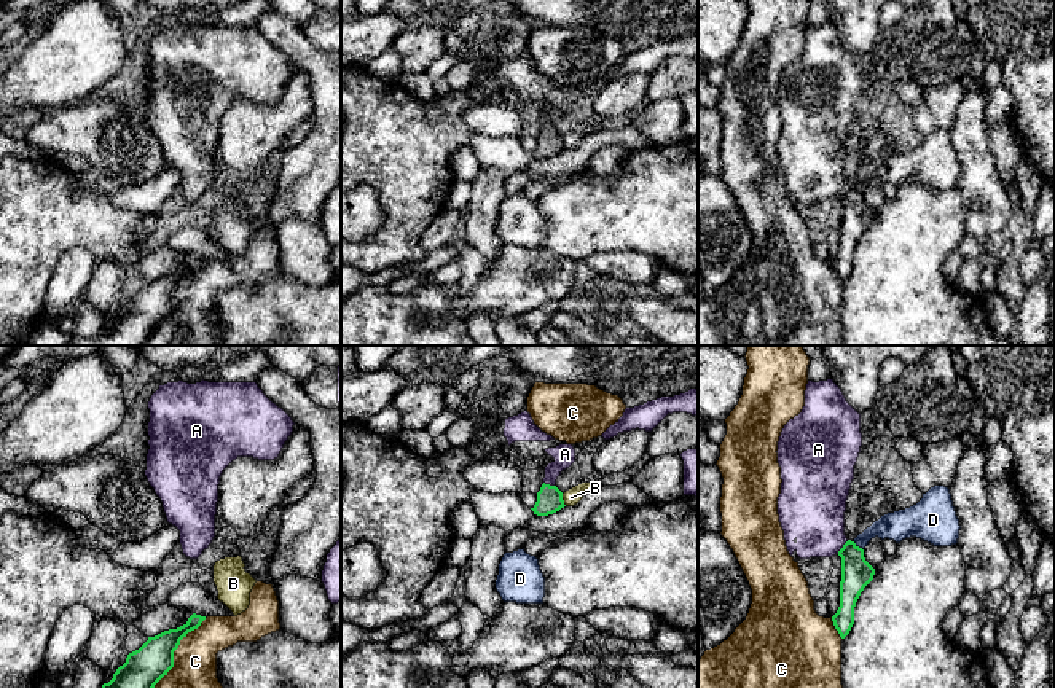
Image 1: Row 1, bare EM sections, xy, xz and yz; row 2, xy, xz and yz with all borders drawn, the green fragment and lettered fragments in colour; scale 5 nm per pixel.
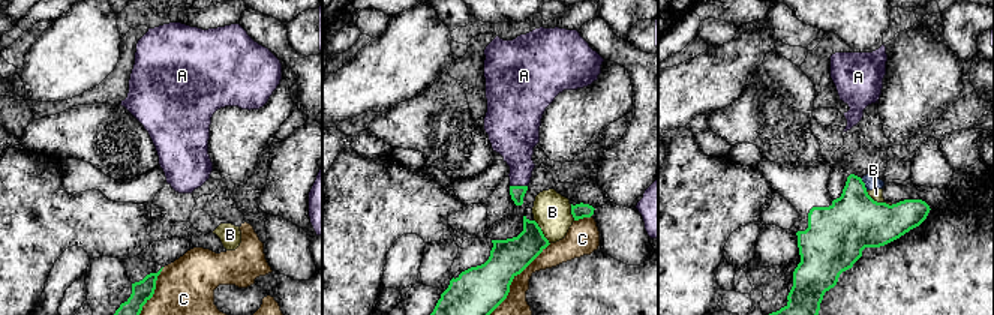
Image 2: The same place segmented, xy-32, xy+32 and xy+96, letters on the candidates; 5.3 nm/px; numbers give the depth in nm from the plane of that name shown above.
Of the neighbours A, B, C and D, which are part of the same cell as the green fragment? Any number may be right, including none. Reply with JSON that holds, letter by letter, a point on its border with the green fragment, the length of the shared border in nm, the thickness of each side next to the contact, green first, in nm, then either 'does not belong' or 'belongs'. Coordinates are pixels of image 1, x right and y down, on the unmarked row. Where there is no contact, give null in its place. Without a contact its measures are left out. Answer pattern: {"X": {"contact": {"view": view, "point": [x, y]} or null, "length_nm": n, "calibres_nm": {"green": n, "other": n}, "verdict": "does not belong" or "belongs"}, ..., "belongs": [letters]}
{"A": {"contact": {"view": "yz", "point": [843, 190]}, "length_nm": 90, "calibres_nm": {"green": 160, "other": 340}, "verdict": "belongs"}, "B": {"contact": {"view": "xz", "point": [563, 144]}, "length_nm": 70, "calibres_nm": {"green": 130, "other": 90}, "verdict": "does not belong"}, "C": {"contact": {"view": "xy", "point": [172, 301]}, "length_nm": 550, "calibres_nm": {"green": 200, "other": 340}, "verdict": "does not belong"}, "D": {"contact": {"view": "yz", "point": [858, 190]}, "length_nm": 70, "calibres_nm": {"green": 160, "other": 150}, "verdict": "does not belong"}, "belongs": ["A"]}

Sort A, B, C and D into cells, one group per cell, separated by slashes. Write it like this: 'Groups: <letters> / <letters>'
Groups: A / B D / C

